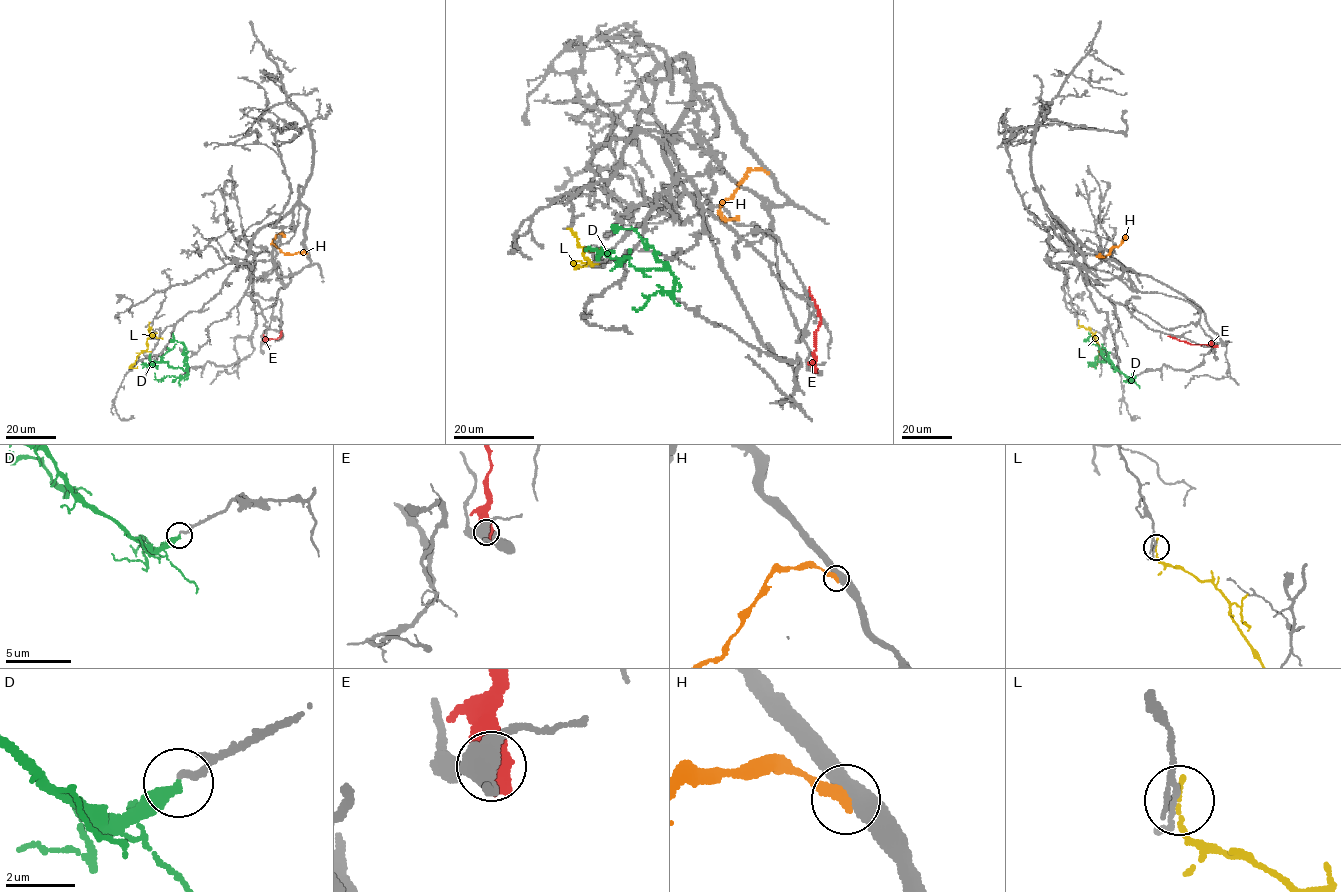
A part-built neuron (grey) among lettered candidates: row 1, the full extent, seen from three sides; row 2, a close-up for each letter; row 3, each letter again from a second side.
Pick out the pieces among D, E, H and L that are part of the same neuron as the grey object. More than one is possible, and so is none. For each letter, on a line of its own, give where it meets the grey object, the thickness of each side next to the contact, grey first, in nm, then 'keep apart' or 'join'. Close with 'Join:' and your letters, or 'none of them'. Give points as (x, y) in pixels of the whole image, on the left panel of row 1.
D: meets grey at (180, 375); 170 nm thick on the grey side, 400 nm on the other; keep apart
E: meets grey at (264, 340); 440 nm thick on the grey side, 650 nm on the other; keep apart
H: meets grey at (307, 254); 480 nm thick on the grey side, 340 nm on the other; keep apart
L: meets grey at (149, 324); 120 nm thick on the grey side, 120 nm on the other; keep apart
Join: none of them

